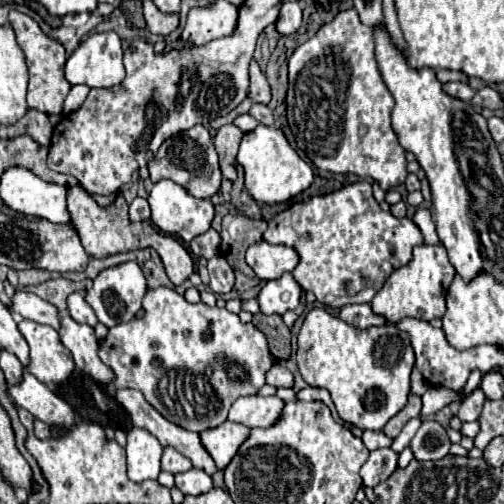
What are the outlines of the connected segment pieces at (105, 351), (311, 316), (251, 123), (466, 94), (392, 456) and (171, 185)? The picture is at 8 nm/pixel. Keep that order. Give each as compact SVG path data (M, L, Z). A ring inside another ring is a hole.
M171 288L149 290L143 298L143 308L143 318L123 322L109 330L107 340L101 342L99 356L103 364L115 372L115 388L135 388L143 392L147 402L169 422L191 432L215 428L227 420L235 398L257 394L265 384L265 374L273 366L267 338L253 324L241 324L237 314L217 306L211 308L203 302L189 304Z
M313 308L305 316L297 344L297 364L303 380L309 386L329 390L341 420L361 430L381 432L407 404L415 354L407 332L401 332L395 324L359 330L331 316L327 310Z
M249 114L237 116L237 118L233 120L233 124L235 124L237 128L241 128L243 132L251 132L251 130L255 130L255 126L259 126L259 122L257 122L253 116L249 116Z
M447 82L447 84L443 84L443 90L449 94L449 96L453 96L453 98L459 98L459 100L463 100L463 102L471 102L471 98L473 98L473 90L471 90L471 86L467 86L467 84L463 84L463 82Z
M391 448L373 450L361 468L363 486L375 488L379 482L387 480L395 472L395 468L397 468L397 454Z
M161 180L149 192L149 206L151 206L151 222L167 236L175 236L183 242L191 242L195 236L205 234L211 228L211 220L215 208L211 200L199 200L187 194L179 184L171 180Z

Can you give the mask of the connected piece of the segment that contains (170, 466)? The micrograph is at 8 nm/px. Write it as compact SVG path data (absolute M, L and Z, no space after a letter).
M165 448L163 458L161 458L161 468L169 474L181 474L191 470L191 460L185 458L183 454L179 454L175 448Z

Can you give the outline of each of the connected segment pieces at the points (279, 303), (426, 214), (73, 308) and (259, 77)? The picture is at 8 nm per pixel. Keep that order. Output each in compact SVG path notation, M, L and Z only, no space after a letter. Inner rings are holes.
M283 274L277 280L265 282L257 300L263 314L285 314L287 310L295 310L299 306L303 288L295 282L293 274Z
M421 208L415 216L413 216L413 222L419 226L419 230L423 232L425 236L425 244L439 244L439 238L437 238L437 232L435 232L435 224L433 224L433 218L431 218L431 212Z
M75 292L67 298L67 306L69 306L69 314L75 322L79 324L89 324L89 326L95 326L99 320L95 318L95 312L91 310L91 306L85 302L83 294Z
M255 60L251 62L249 98L251 98L253 102L259 102L259 104L269 104L269 100L271 100L271 86L269 86L265 74L259 70L259 66L257 66Z

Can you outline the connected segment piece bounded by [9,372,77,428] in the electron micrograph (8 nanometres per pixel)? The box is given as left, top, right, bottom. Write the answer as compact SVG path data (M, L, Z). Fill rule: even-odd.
M23 372L23 380L17 386L9 386L9 396L19 408L29 410L35 418L51 426L71 428L77 422L71 404L51 392L43 382L39 382L31 372Z

